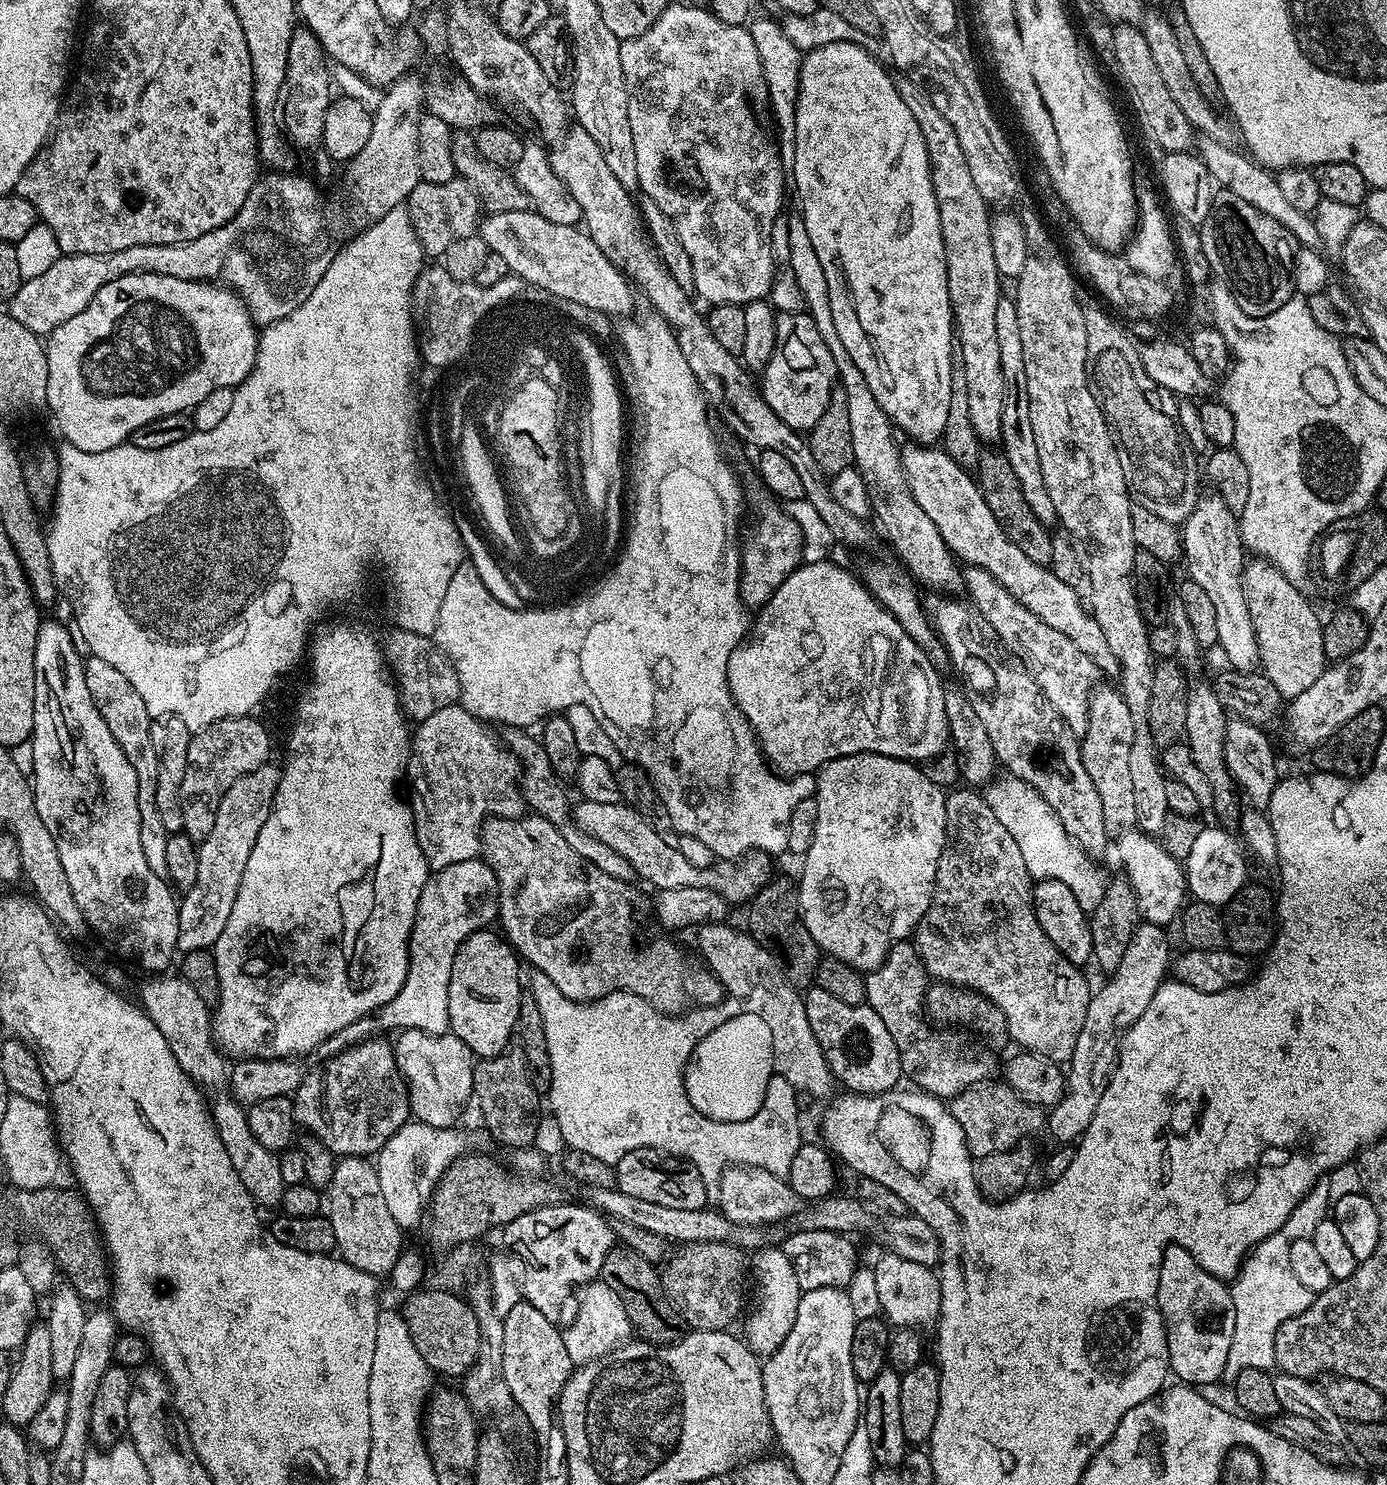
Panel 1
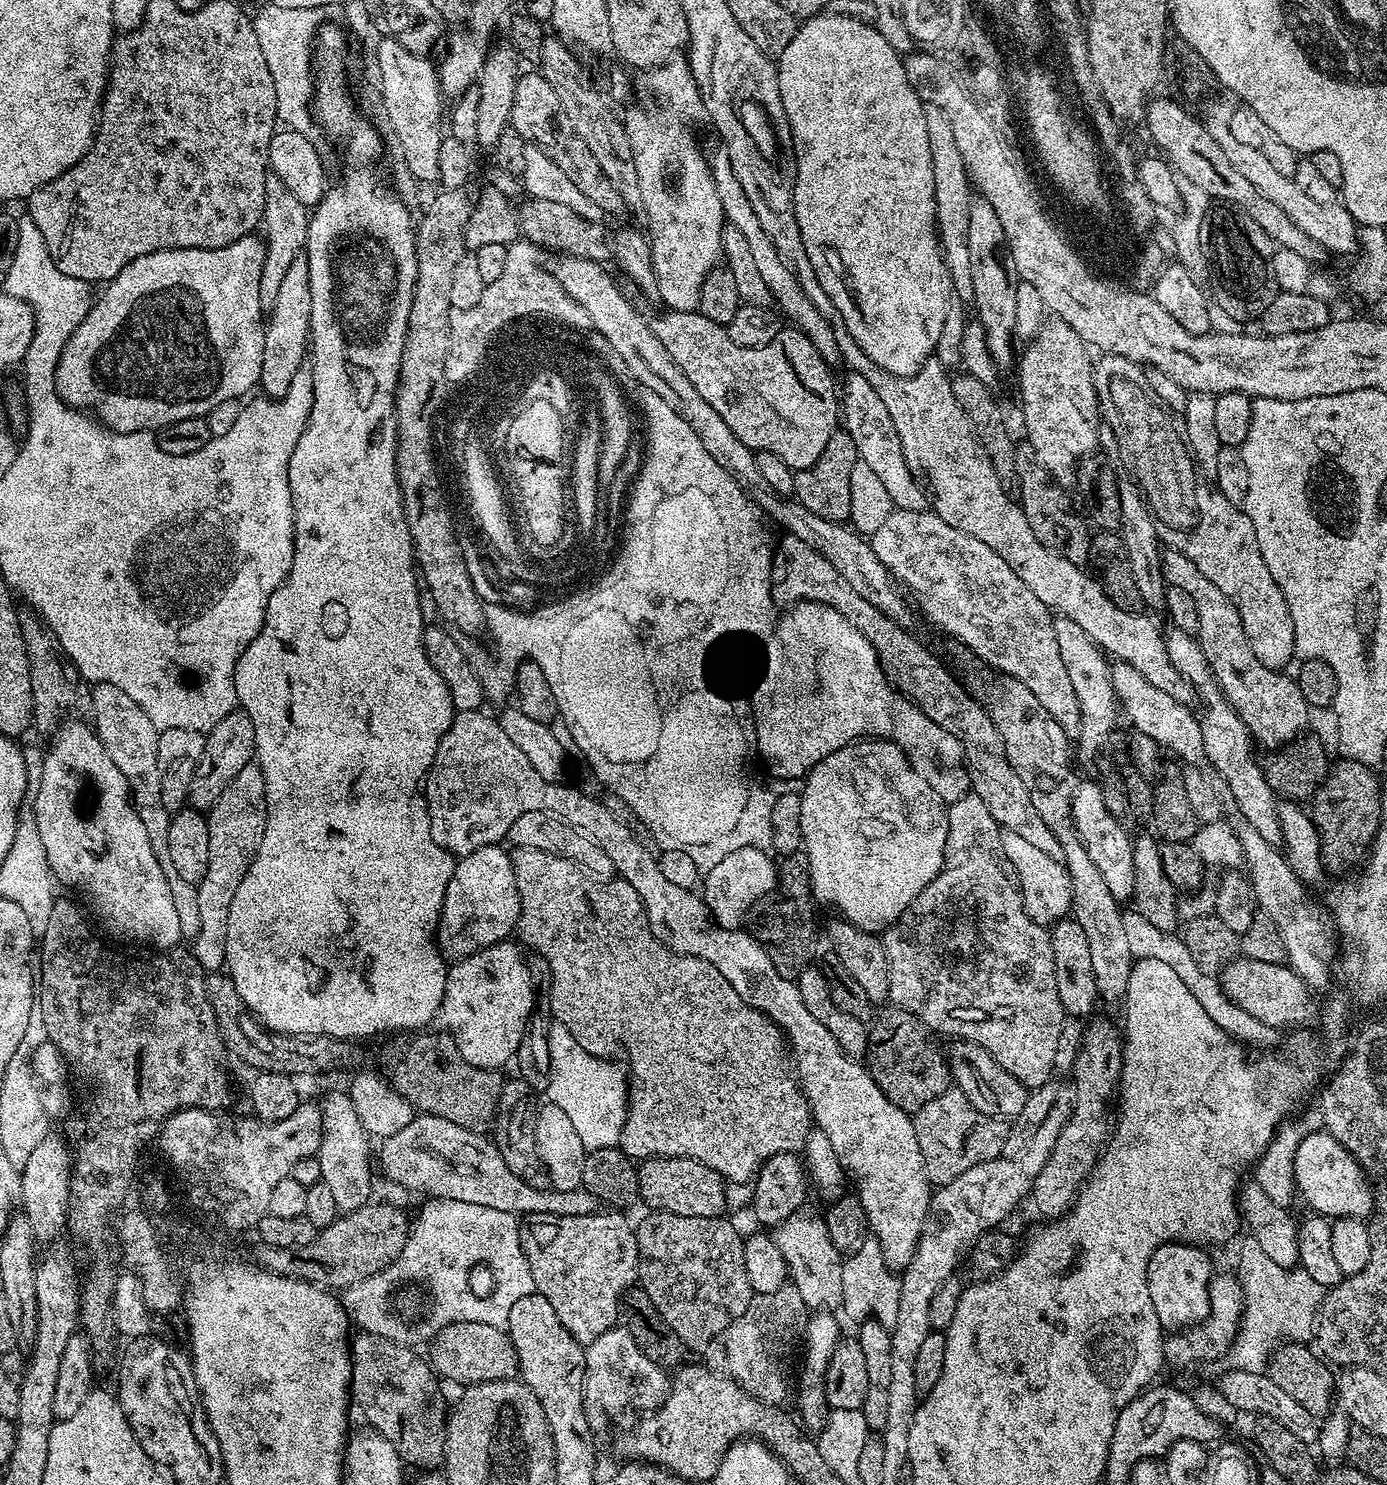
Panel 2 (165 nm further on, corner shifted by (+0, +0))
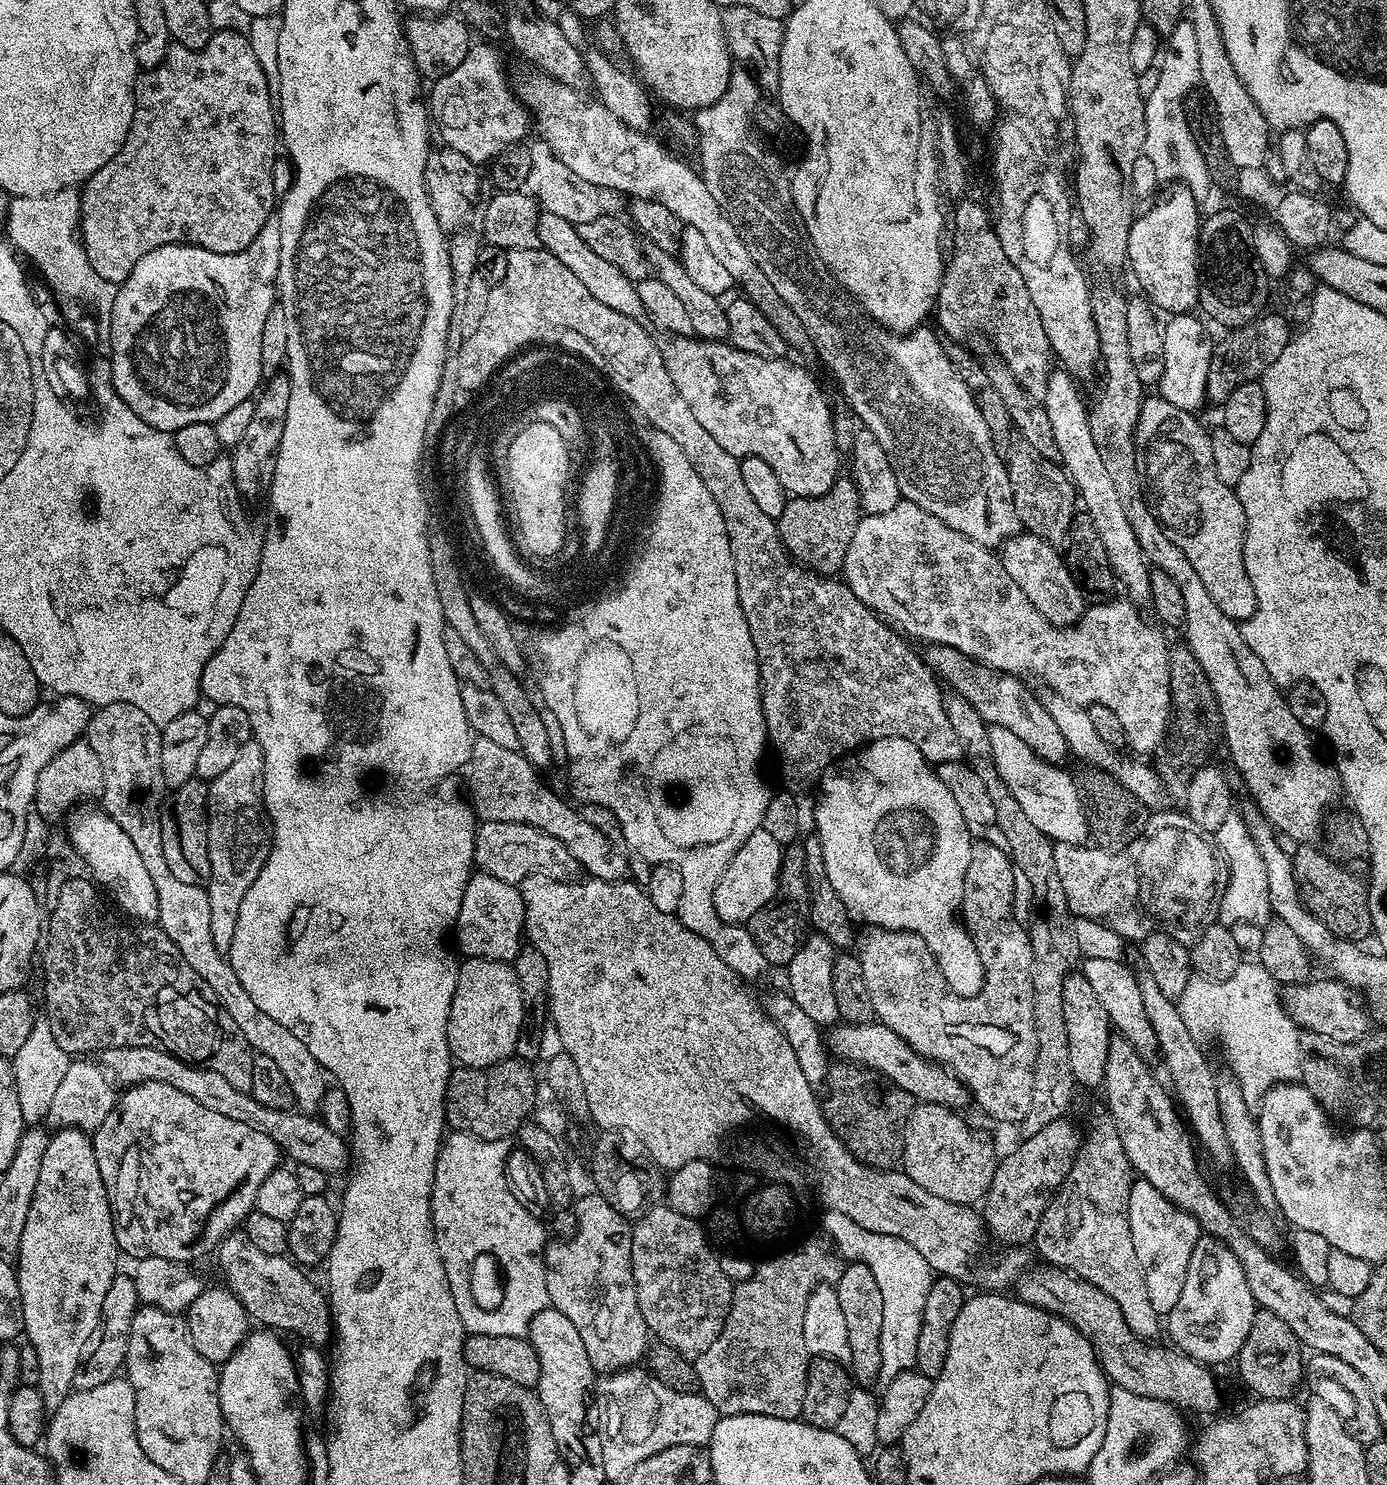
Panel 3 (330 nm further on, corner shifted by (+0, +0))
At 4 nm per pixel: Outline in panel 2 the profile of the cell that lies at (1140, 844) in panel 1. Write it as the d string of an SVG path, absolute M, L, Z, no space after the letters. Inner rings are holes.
M1075 785L1072 794L1072 823L1076 825L1076 833L1080 835L1080 840L1086 846L1094 866L1098 866L1098 872L1102 874L1102 878L1106 878L1110 894L1114 894L1117 902L1124 902L1133 895L1136 886L1133 837L1128 836L1129 829L1121 824L1118 818L1114 818L1114 814L1110 814L1105 793L1097 788L1092 788L1088 792L1086 785Z

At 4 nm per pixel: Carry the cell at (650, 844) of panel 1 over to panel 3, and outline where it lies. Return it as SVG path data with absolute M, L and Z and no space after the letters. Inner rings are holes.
M485 820L477 827L475 867L483 875L497 876L507 884L519 886L527 876L532 875L534 870L544 866L540 864L552 864L555 860L568 859L568 852L560 840L529 824Z

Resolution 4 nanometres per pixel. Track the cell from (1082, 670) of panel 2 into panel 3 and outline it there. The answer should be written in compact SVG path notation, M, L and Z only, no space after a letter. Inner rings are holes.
M1024 530L1015 536L1007 537L998 555L1006 574L1014 578L1018 590L1022 590L1026 598L1030 598L1038 614L1042 614L1042 618L1046 618L1055 628L1071 628L1084 617L1086 597L1074 582L1065 557L1056 552L1059 551L1053 545Z

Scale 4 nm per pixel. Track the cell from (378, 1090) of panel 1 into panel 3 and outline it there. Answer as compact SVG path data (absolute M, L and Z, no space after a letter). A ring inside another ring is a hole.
M142 1082L125 1087L119 1093L116 1105L106 1114L106 1122L91 1133L94 1146L94 1158L98 1162L98 1174L102 1174L102 1186L106 1190L106 1198L110 1202L110 1214L114 1222L114 1238L117 1249L137 1261L144 1258L164 1258L179 1262L193 1262L199 1256L213 1251L217 1244L229 1233L235 1232L243 1225L244 1220L252 1213L258 1198L258 1186L266 1182L266 1178L281 1163L282 1153L279 1146L262 1130L254 1130L246 1122L236 1122L234 1118L225 1118L215 1110L206 1110L202 1102L194 1102L190 1094L182 1094L182 1090L174 1090L166 1082Z

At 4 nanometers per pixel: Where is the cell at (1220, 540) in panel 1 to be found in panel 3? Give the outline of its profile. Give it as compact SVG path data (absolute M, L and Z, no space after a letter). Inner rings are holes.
M1176 314L1169 320L1172 321L1165 323L1162 328L1166 366L1162 366L1162 378L1158 385L1159 399L1165 404L1173 404L1182 412L1195 413L1196 408L1205 407L1206 404L1204 391L1213 345L1208 344L1207 338L1204 337L1205 321L1199 315Z

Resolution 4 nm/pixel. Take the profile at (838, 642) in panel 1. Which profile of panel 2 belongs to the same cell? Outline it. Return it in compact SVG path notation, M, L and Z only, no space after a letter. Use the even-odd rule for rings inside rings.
M802 600L793 603L791 607L792 609L781 620L779 617L775 621L772 631L768 633L763 641L763 644L765 643L764 669L761 670L760 677L756 680L756 689L753 692L751 689L750 692L752 721L756 723L756 751L759 759L764 759L764 764L768 767L769 773L767 772L767 775L769 777L777 776L777 778L772 777L777 781L792 780L795 776L804 778L807 777L809 770L815 764L822 762L822 758L834 754L834 750L842 750L842 746L854 744L861 738L883 738L892 741L893 744L898 745L904 751L913 770L922 778L926 778L926 783L930 786L930 790L934 790L934 794L938 794L938 798L942 798L945 805L958 802L958 798L969 795L972 783L970 782L968 768L964 764L964 747L962 742L958 742L958 738L954 738L954 734L942 730L942 726L938 726L938 722L934 722L917 704L912 703L911 699L903 691L897 690L894 687L893 681L886 675L886 669L881 664L874 646L866 638L866 634L862 634L862 630L858 630L858 626L848 620L838 610L834 610L828 604L821 604L818 600Z

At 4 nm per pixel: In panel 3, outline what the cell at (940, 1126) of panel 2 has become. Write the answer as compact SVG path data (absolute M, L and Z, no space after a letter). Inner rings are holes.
M917 1103L908 1117L902 1170L922 1190L930 1190L930 1194L946 1198L951 1204L972 1206L988 1195L997 1161L992 1160L991 1146L979 1140L960 1116L963 1115L959 1111L942 1104Z

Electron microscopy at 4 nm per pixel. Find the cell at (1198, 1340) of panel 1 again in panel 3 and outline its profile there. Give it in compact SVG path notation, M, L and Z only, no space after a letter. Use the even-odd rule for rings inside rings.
M1137 1179L1130 1190L1128 1221L1130 1238L1134 1238L1134 1251L1138 1254L1138 1262L1142 1262L1142 1274L1146 1278L1150 1302L1161 1318L1167 1317L1174 1306L1178 1306L1182 1286L1186 1286L1190 1254L1194 1254L1194 1246L1202 1235L1200 1223L1183 1212L1177 1204L1171 1204L1165 1196L1158 1194L1150 1182L1142 1179Z

